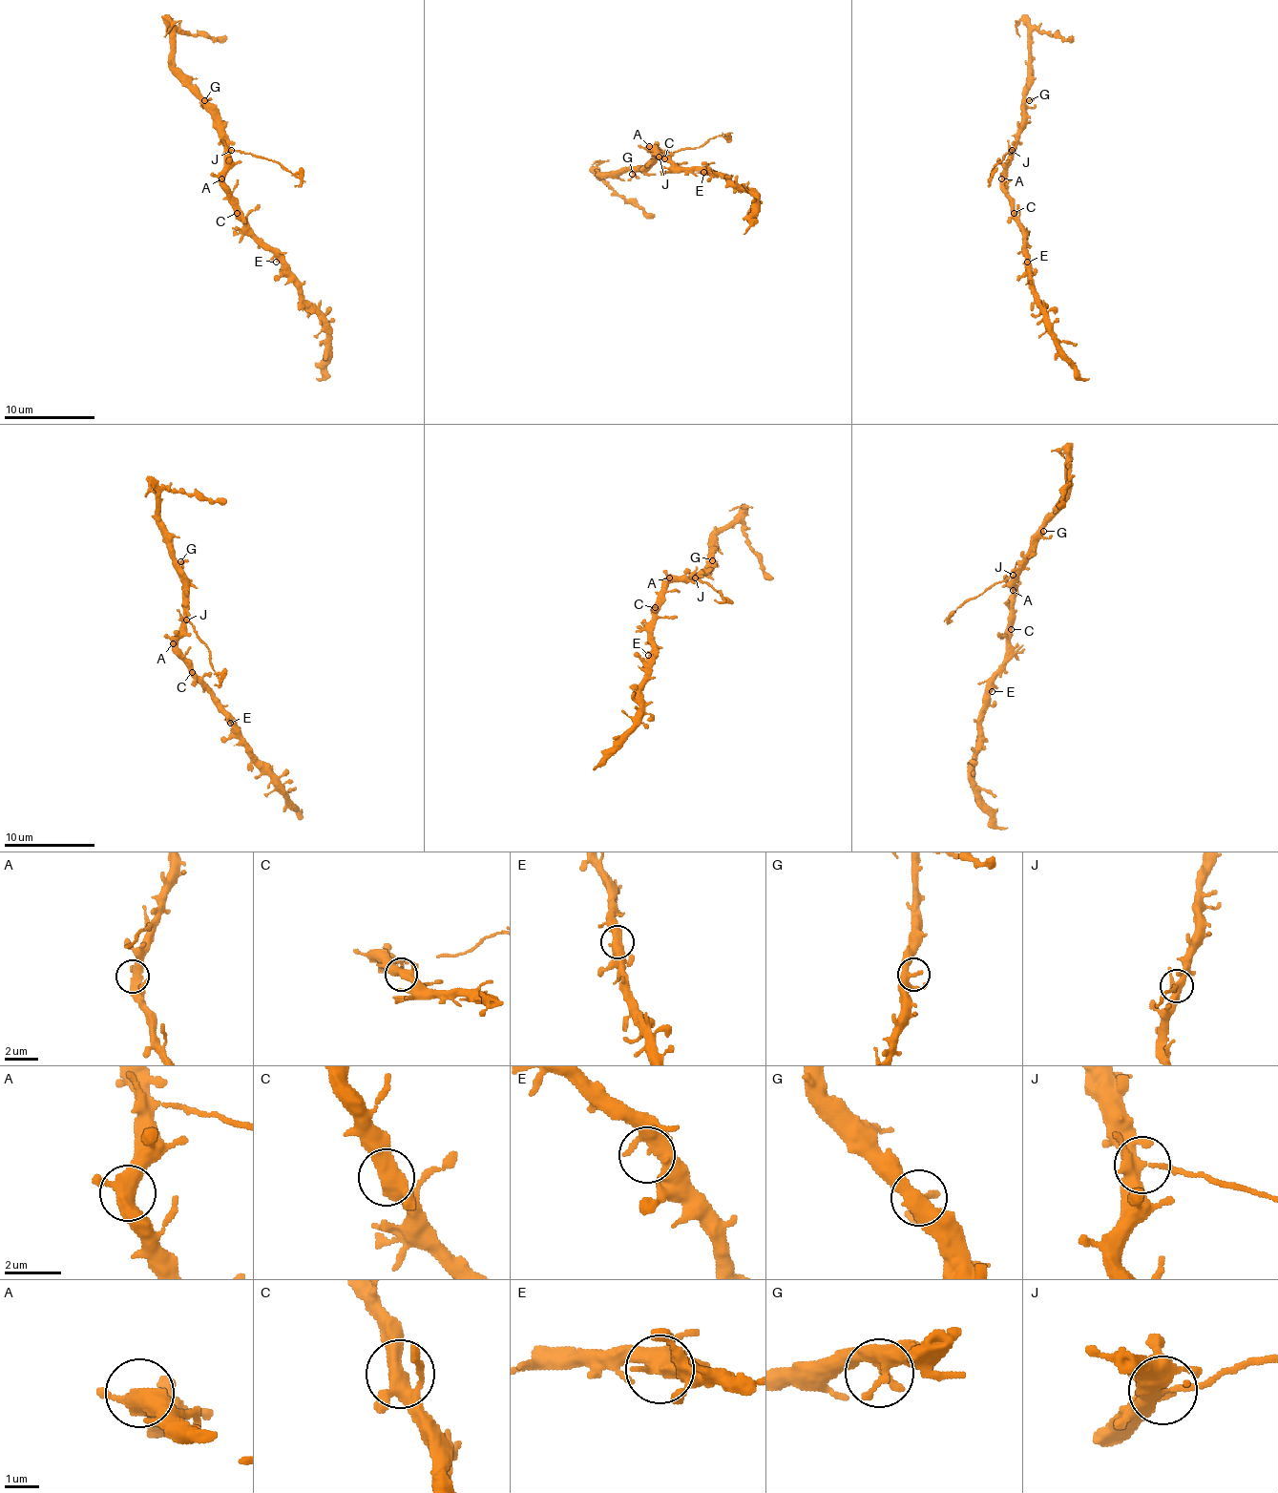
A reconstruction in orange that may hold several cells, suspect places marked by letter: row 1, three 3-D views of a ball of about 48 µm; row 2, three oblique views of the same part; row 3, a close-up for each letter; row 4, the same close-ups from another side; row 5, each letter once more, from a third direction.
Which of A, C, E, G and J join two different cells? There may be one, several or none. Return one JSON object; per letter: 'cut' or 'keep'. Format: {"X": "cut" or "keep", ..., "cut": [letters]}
{"A": "keep", "C": "keep", "E": "keep", "G": "keep", "J": "cut", "cut": ["J"]}

